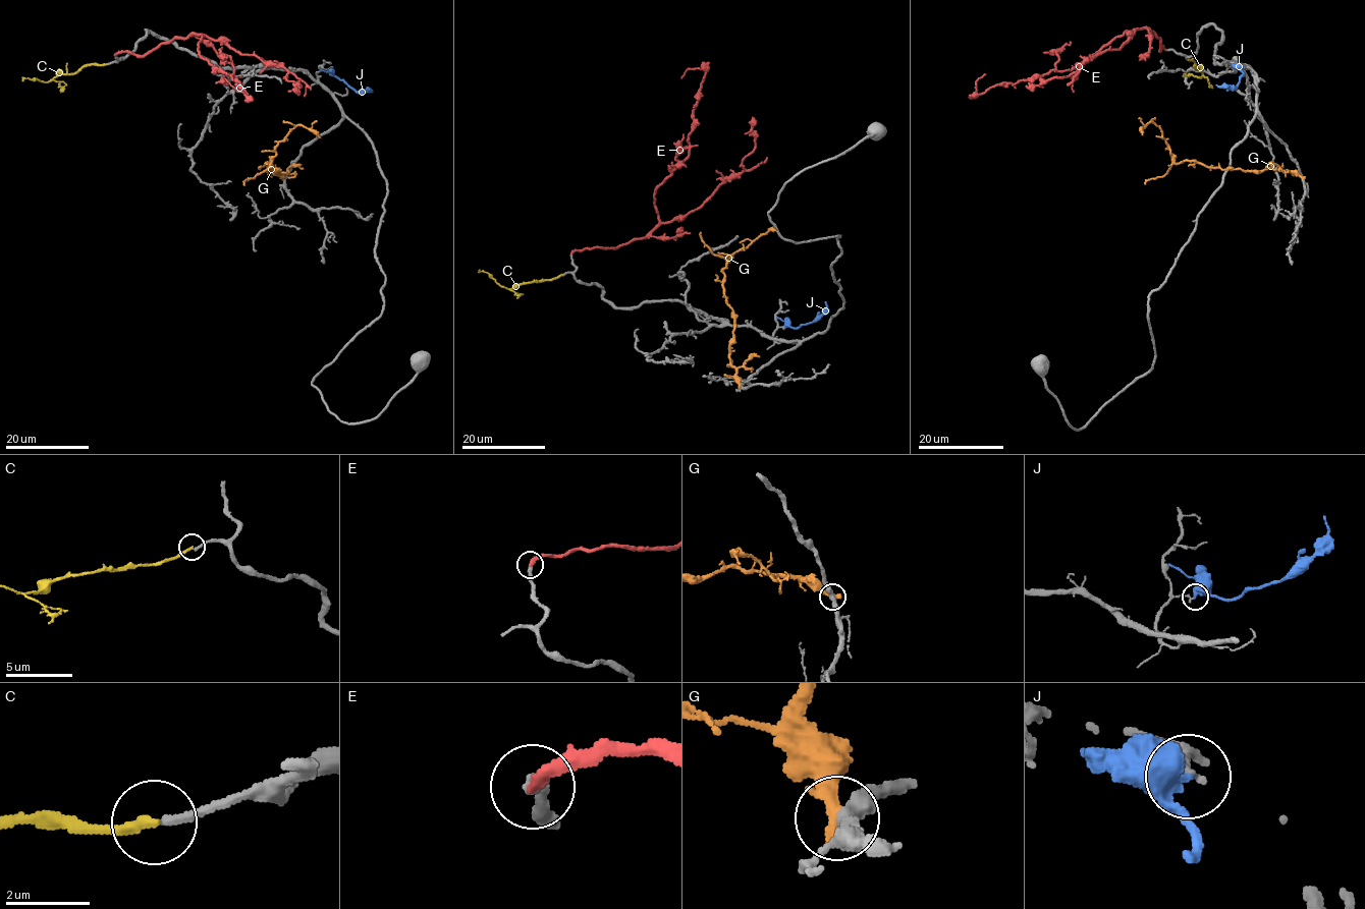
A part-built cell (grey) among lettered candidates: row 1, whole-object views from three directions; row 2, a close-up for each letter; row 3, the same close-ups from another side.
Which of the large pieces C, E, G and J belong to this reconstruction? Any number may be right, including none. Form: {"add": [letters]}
{"add": ["E"]}

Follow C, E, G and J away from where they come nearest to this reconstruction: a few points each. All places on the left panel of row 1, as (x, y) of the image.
C: (105, 64), (86, 64), (74, 72), (59, 73), (44, 82), (29, 78), (22, 81)
E: (114, 55), (146, 55), (175, 39), (201, 35), (198, 53), (223, 72), (233, 73), (249, 98), (224, 79)
G: (283, 178), (266, 164), (271, 163), (278, 143), (296, 124), (320, 137)
J: (328, 71), (357, 92), (369, 90)

